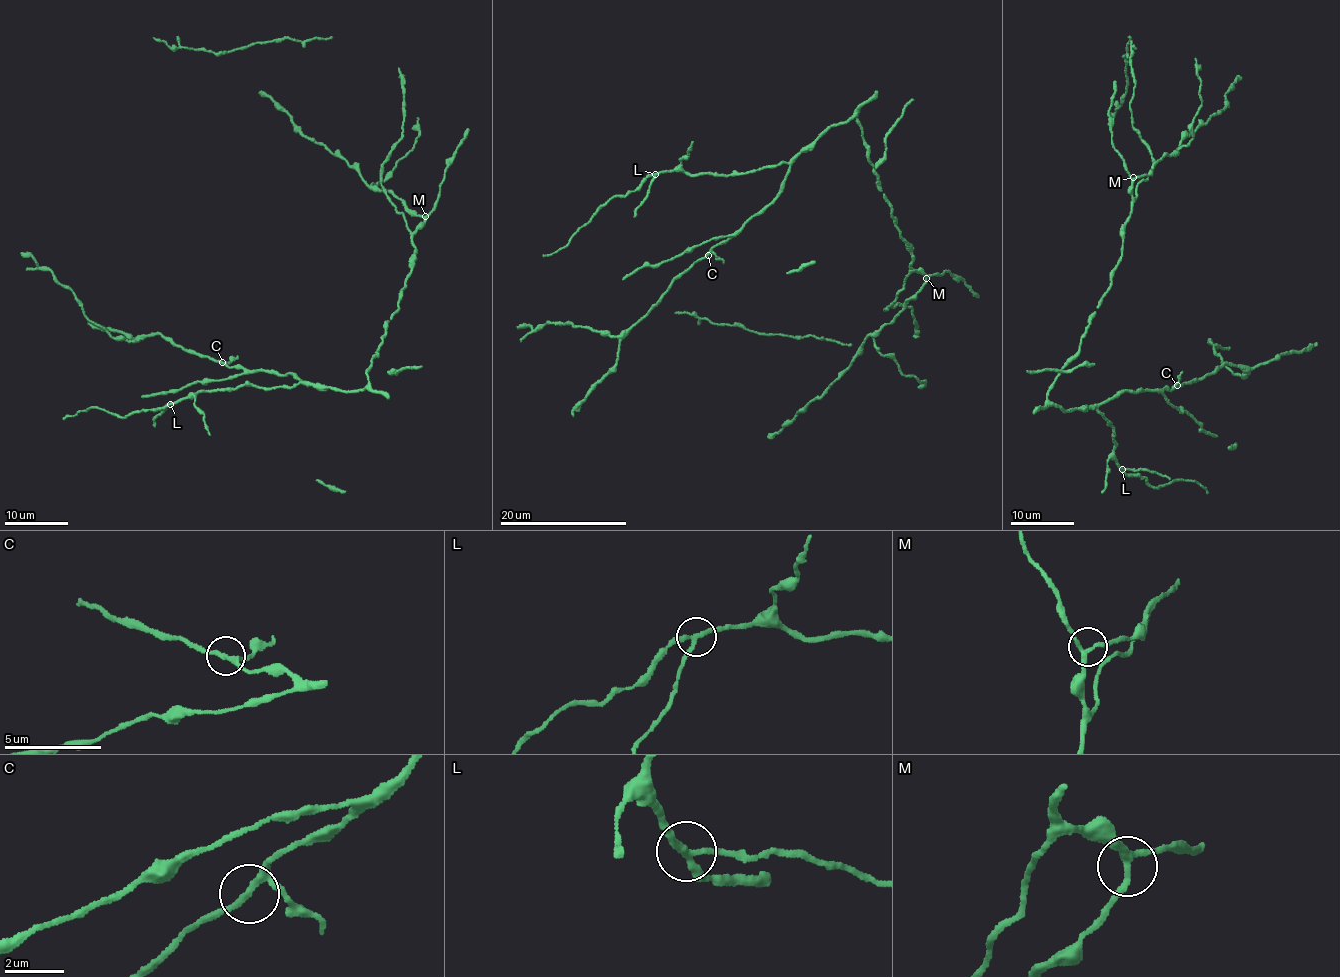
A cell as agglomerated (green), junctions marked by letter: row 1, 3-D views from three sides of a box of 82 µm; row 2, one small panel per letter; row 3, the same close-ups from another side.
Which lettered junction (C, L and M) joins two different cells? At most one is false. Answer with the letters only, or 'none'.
L

